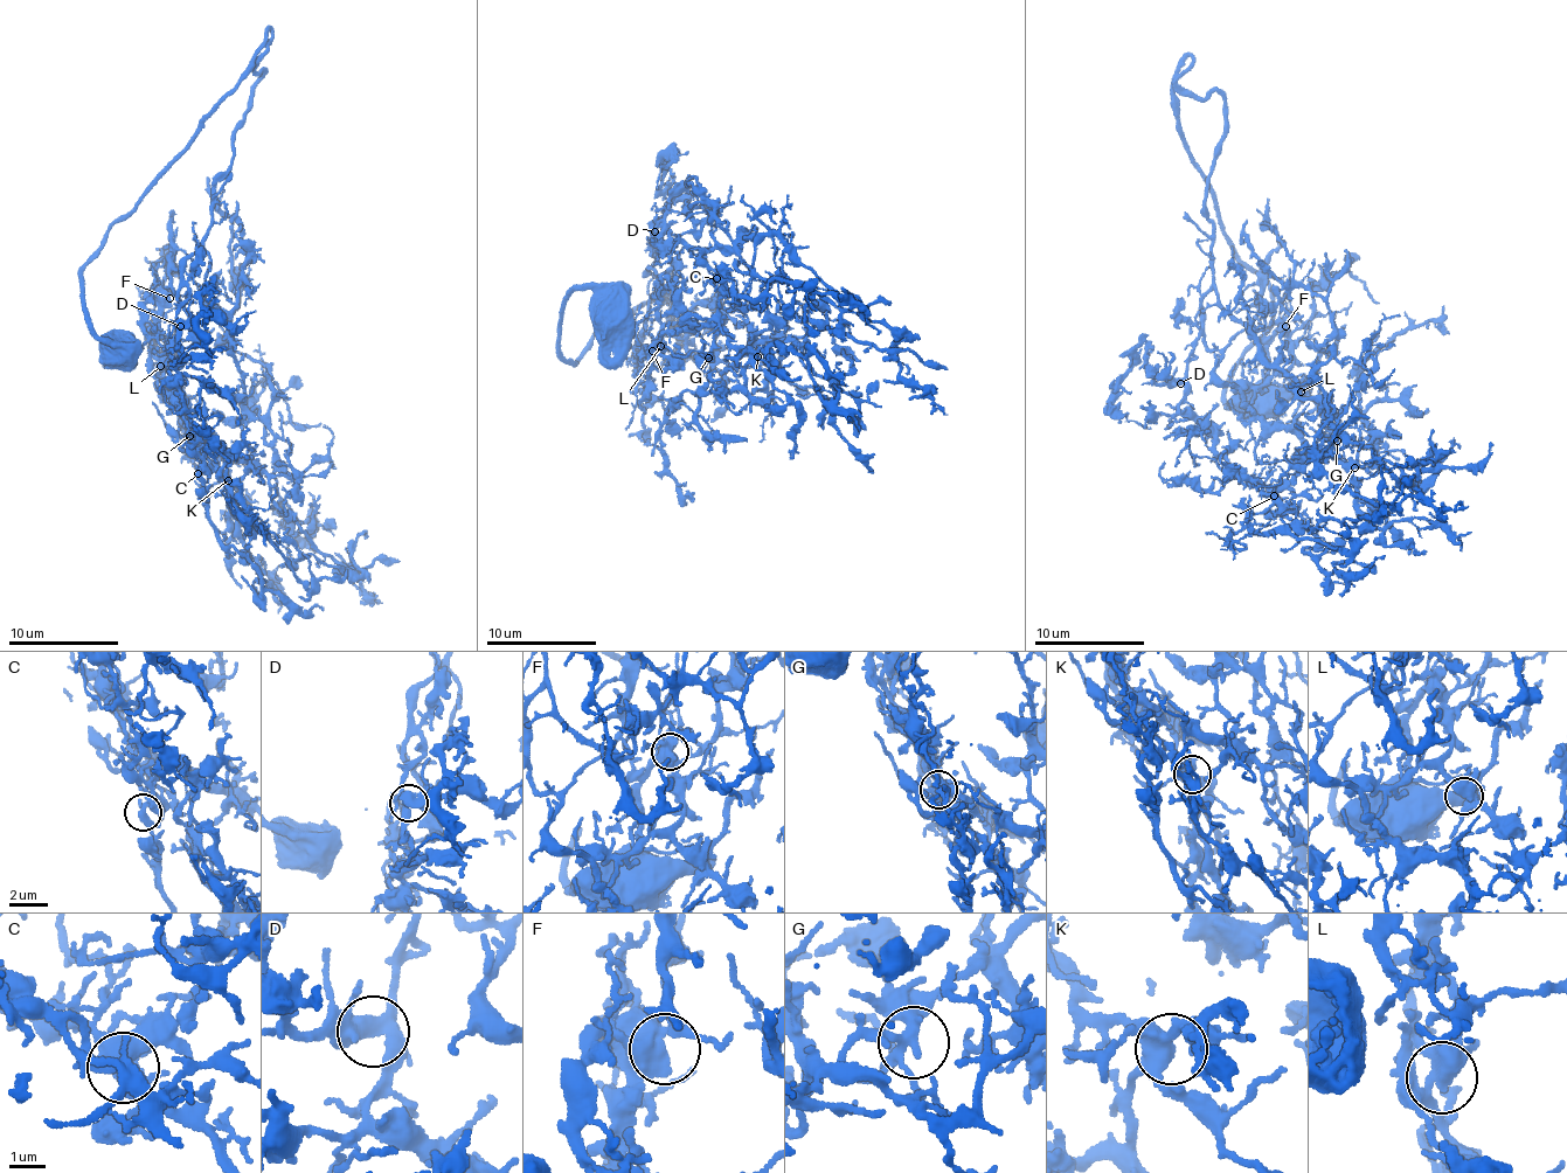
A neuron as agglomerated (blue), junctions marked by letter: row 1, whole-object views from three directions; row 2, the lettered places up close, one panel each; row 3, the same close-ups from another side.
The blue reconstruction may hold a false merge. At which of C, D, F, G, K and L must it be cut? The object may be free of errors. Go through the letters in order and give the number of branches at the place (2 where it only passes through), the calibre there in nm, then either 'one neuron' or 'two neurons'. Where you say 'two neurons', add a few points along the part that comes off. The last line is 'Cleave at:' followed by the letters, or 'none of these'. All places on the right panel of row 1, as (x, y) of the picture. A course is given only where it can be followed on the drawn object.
C: 5 | 400 nm | one neuron
D: 5 | 440 nm | one neuron
F: 5 | 400 nm | one neuron
G: 5 | 320 nm | one neuron
K: 5 | 460 nm | one neuron
L: 5 | 440 nm | one neuron
Cleave at: none of these

